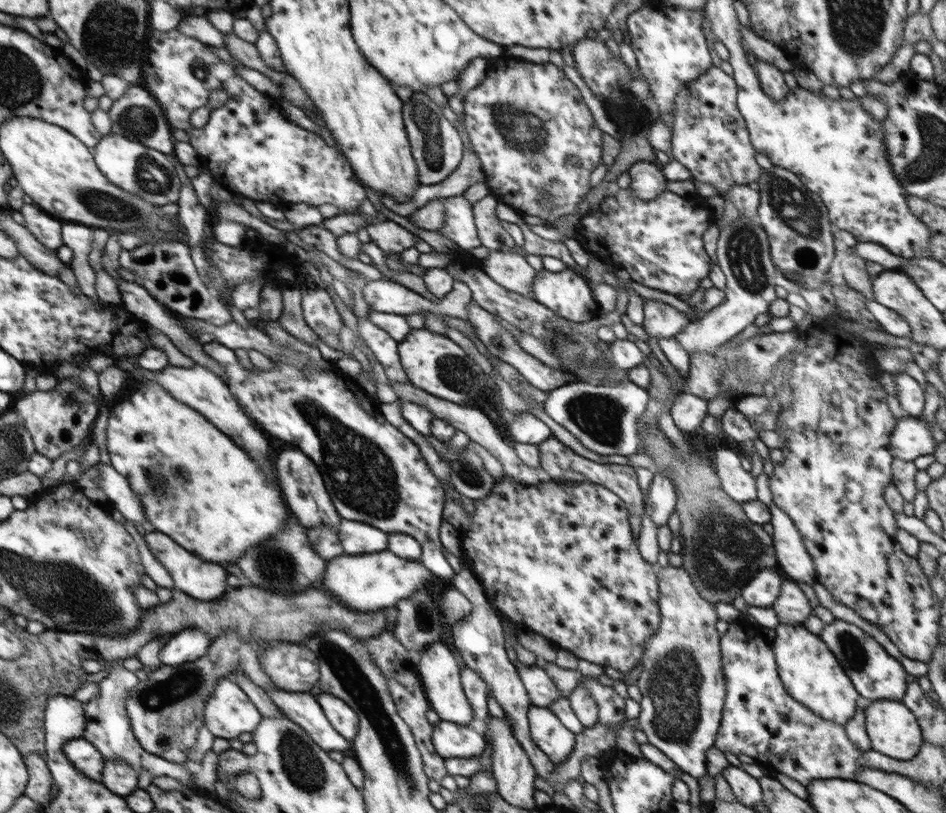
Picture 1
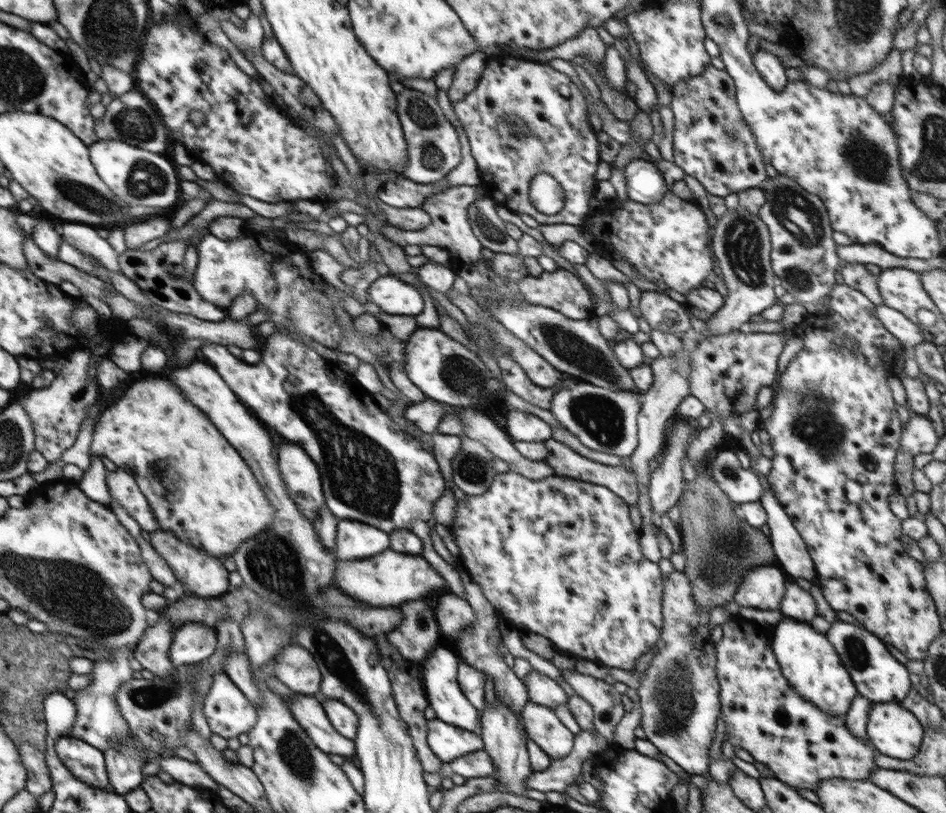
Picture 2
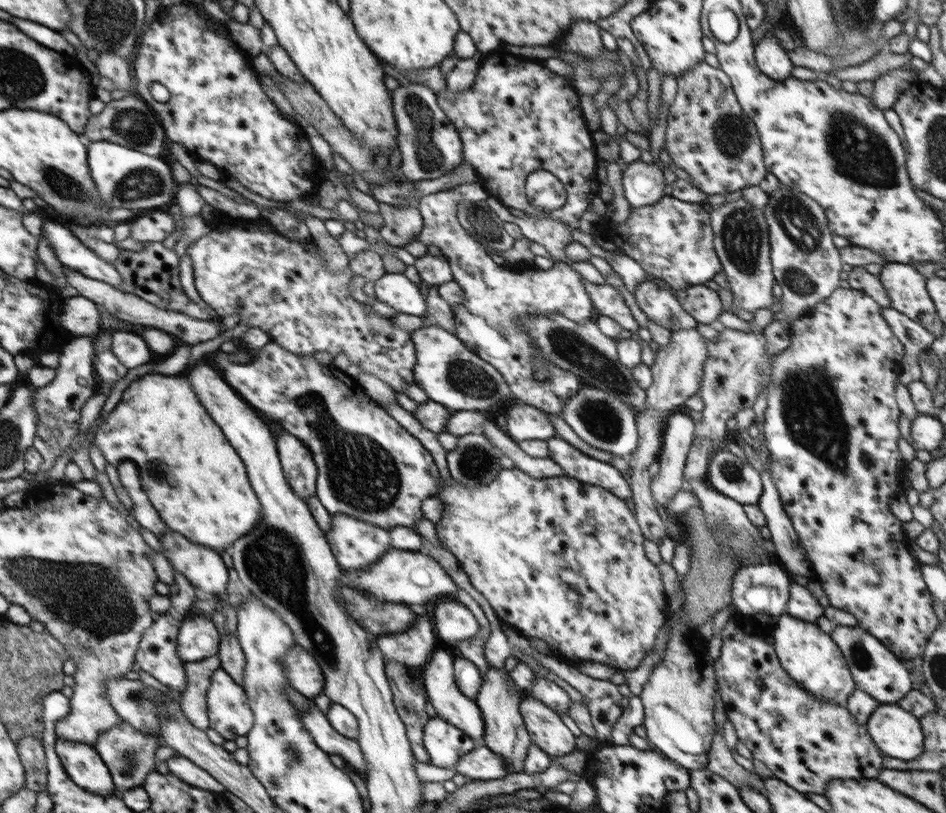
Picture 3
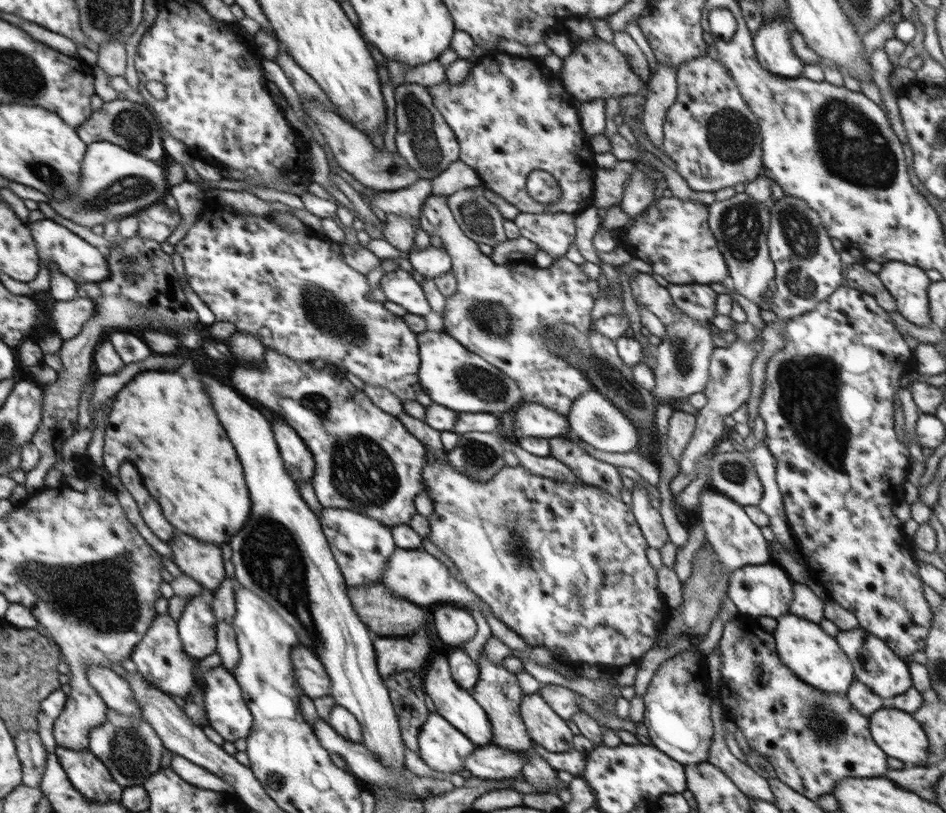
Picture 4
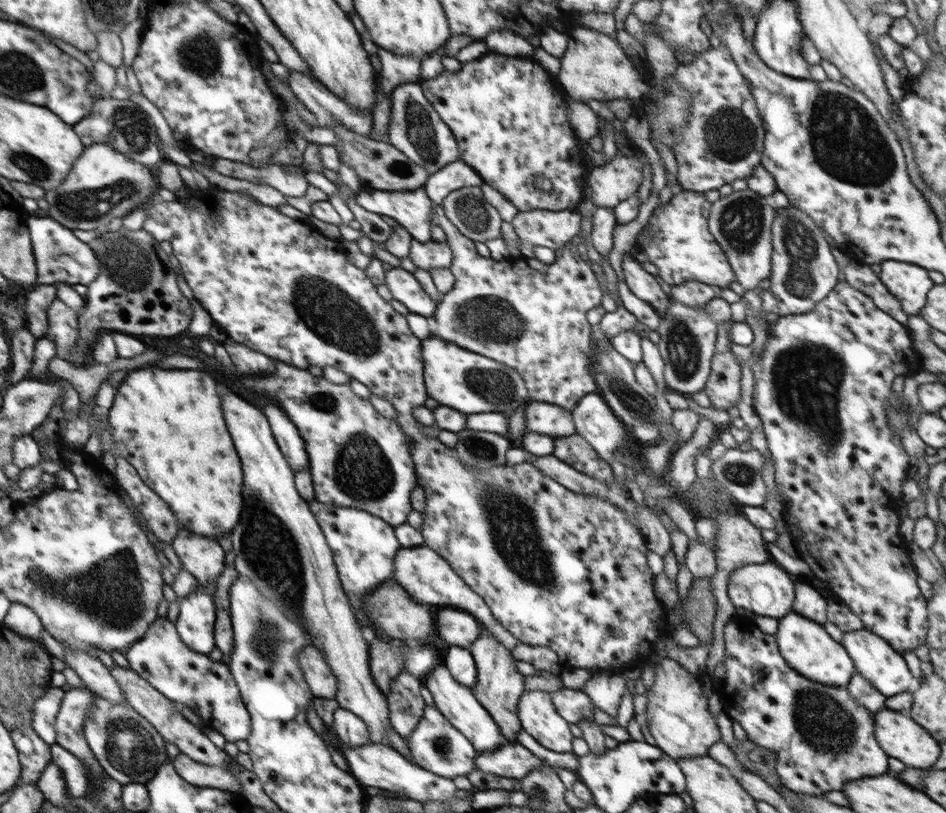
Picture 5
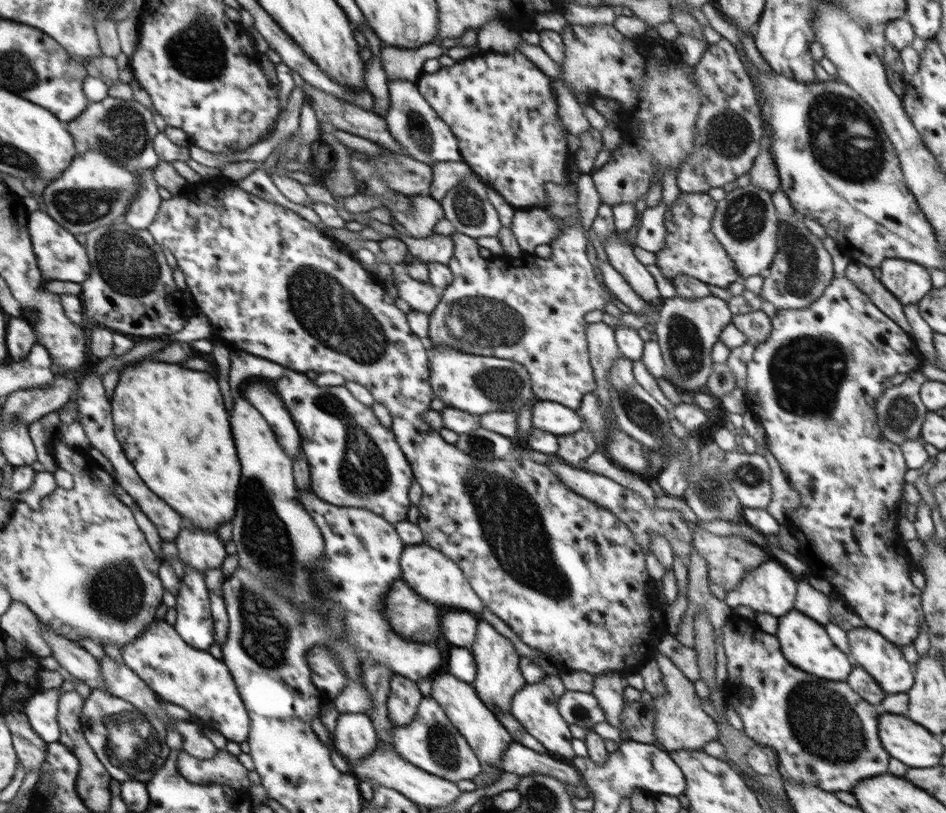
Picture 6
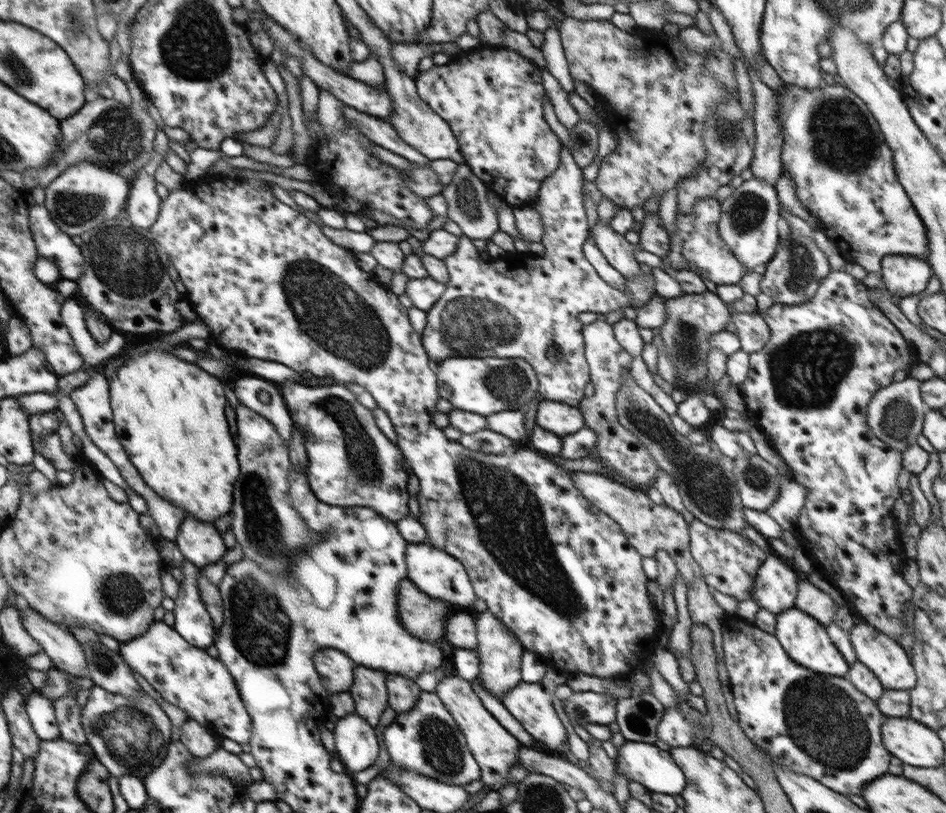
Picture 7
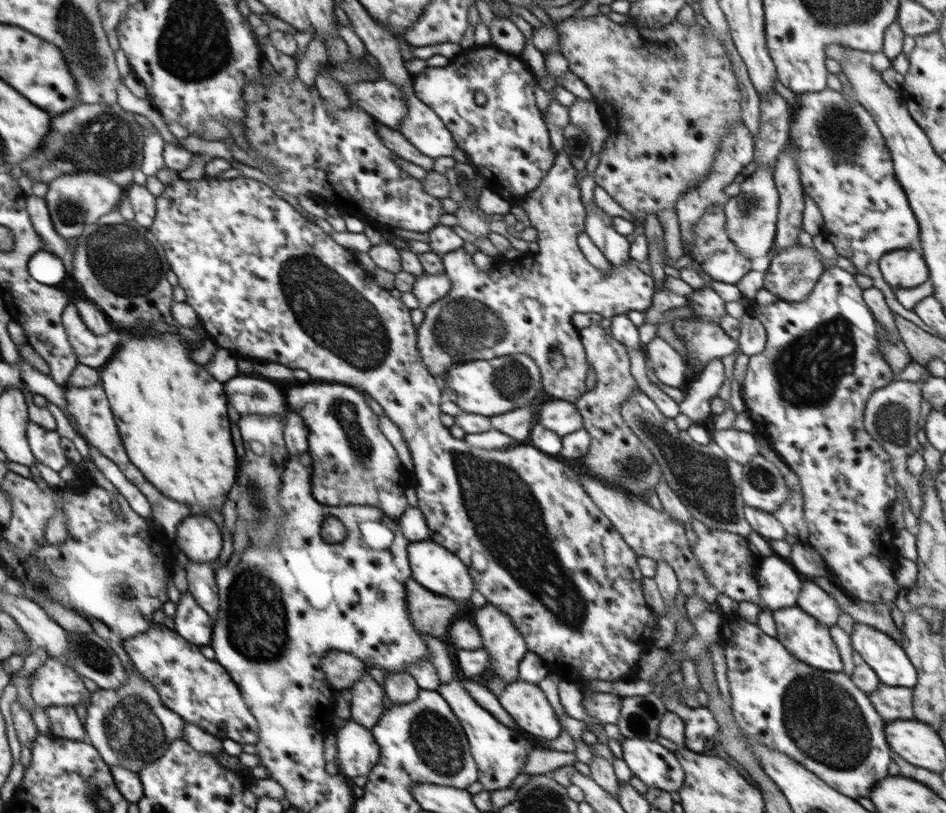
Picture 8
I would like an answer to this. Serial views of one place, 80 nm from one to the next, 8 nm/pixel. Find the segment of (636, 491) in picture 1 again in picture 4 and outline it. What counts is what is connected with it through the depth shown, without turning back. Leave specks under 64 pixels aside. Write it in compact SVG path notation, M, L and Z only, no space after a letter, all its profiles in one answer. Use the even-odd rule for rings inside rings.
M566 436L549 438L549 445L551 455L569 466L581 482L621 496L624 484L617 467L595 459Z

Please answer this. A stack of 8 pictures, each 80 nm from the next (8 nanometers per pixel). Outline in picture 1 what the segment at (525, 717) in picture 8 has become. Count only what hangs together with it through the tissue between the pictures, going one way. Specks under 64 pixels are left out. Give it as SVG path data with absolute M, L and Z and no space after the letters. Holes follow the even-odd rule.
M530 706L529 732L538 749L555 765L564 763L574 750L575 735L547 707Z

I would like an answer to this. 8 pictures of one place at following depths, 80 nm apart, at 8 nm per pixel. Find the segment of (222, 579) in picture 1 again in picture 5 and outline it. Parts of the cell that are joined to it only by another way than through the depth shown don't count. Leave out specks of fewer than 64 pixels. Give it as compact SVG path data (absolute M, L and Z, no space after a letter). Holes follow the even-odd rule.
M180 528L171 542L182 569L187 570L204 587L216 581L224 570L224 548L218 540L200 536L188 529Z

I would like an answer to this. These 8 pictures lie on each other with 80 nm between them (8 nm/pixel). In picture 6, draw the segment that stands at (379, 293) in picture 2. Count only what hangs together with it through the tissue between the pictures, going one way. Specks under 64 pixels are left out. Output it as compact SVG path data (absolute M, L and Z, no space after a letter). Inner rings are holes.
M401 268L395 269L392 279L398 289L398 297L408 302L411 310L430 314L437 308L441 298L434 285L414 280Z

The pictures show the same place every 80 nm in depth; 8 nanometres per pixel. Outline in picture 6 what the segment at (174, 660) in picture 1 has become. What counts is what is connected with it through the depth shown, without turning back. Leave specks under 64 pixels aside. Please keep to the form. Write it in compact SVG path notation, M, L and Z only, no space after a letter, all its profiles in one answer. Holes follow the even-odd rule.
M184 565L185 575L176 594L177 617L173 627L184 642L202 651L216 644L209 590L202 573Z

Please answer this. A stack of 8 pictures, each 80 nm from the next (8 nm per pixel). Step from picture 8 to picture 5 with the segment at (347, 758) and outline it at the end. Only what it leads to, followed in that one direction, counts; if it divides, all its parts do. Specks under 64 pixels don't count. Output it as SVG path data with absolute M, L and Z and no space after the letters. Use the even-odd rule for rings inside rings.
M338 708L334 712L331 728L332 734L340 739L340 744L344 744L346 748L360 748L372 744L370 730L367 729L366 723L348 710Z

